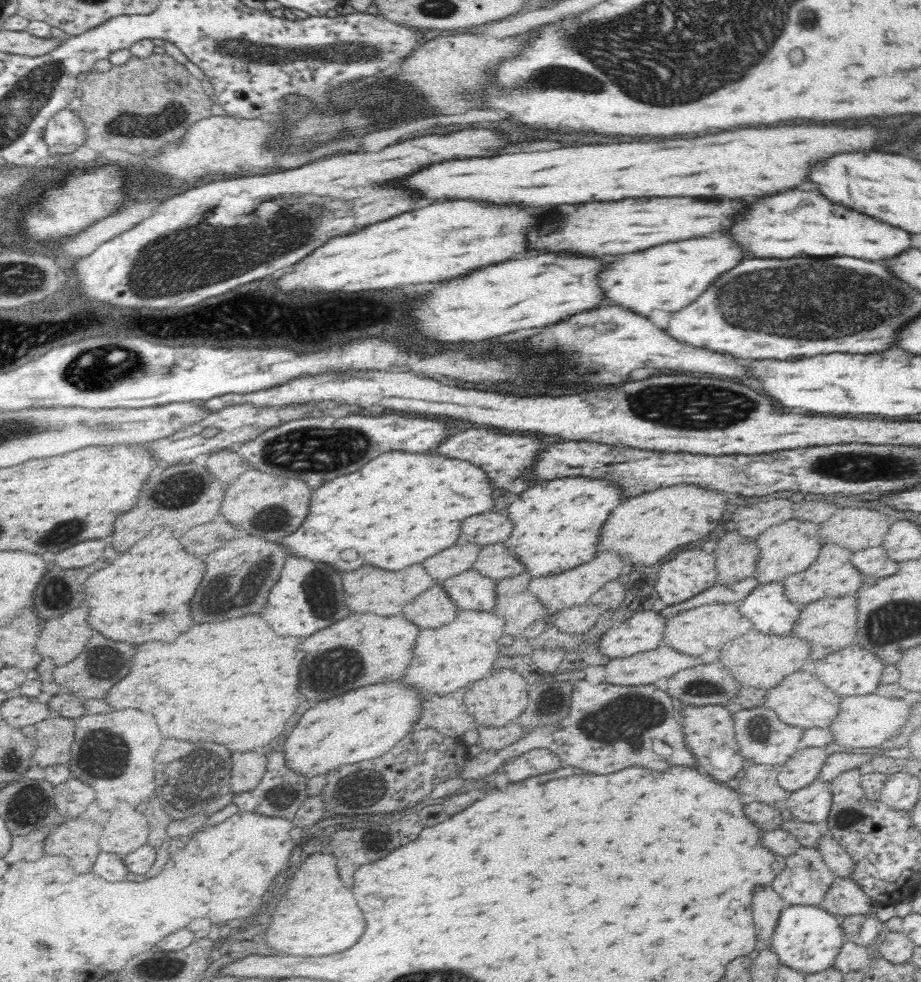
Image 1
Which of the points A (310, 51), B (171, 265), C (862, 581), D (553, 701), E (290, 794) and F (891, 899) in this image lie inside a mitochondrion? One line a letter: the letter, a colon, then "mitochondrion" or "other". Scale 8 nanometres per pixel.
A: mitochondrion
B: mitochondrion
C: other
D: other
E: other
F: other

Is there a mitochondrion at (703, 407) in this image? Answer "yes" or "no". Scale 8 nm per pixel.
yes

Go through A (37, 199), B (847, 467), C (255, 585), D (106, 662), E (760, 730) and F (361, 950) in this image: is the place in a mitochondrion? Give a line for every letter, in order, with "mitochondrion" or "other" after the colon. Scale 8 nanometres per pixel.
A: other
B: mitochondrion
C: mitochondrion
D: mitochondrion
E: mitochondrion
F: other

